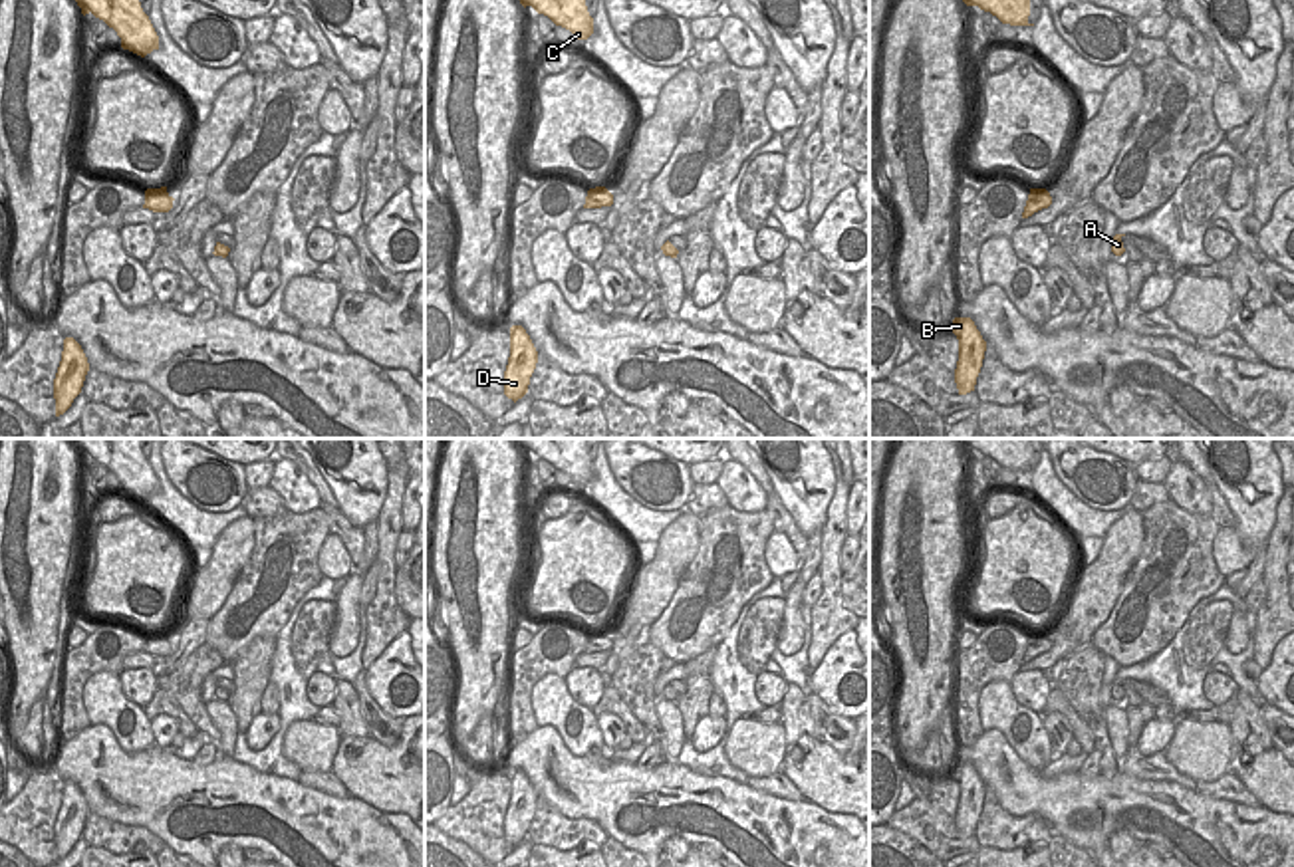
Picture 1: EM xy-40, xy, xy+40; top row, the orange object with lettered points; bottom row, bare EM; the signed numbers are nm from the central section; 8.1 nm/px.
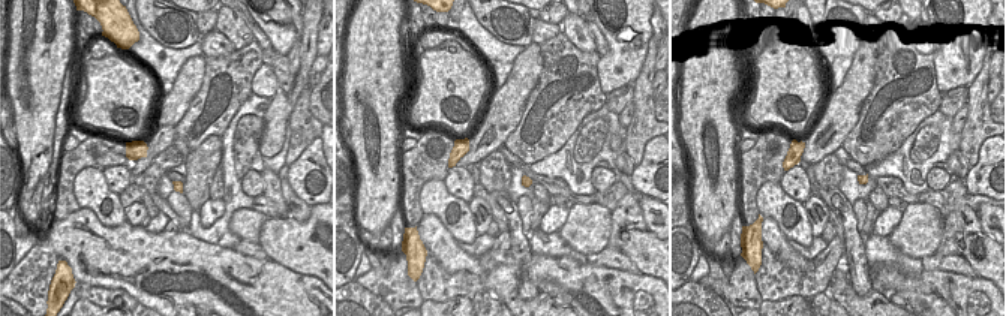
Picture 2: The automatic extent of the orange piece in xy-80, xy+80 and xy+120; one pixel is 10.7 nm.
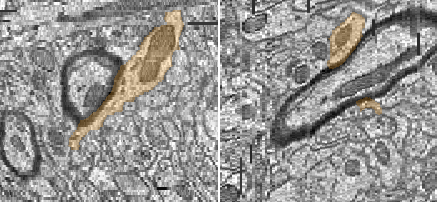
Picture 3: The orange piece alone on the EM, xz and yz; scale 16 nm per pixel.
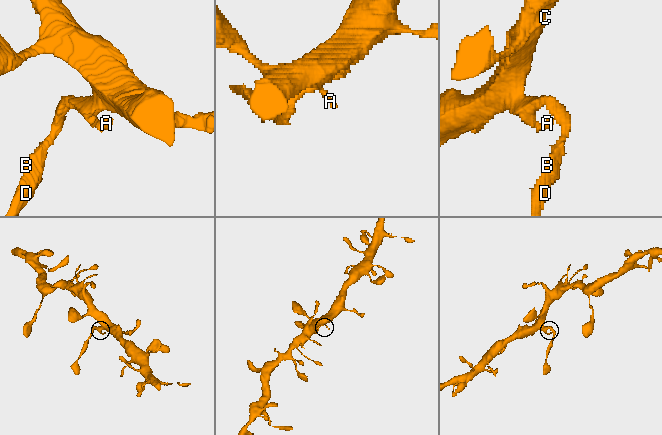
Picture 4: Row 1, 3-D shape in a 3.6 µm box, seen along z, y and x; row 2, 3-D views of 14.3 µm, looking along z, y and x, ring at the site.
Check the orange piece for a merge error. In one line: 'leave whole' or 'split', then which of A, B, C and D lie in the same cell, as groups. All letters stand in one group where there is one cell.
leave whole | A B C D

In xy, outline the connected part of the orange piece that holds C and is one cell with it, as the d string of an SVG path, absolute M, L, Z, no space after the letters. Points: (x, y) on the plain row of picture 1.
M514 438L520 448L532 450L548 460L556 470L574 478L576 484L587 484L593 478L593 462L585 450L585 438Z

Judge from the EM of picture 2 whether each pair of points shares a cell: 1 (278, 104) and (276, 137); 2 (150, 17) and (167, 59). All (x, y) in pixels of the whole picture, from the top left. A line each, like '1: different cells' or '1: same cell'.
1: same cell
2: different cells

